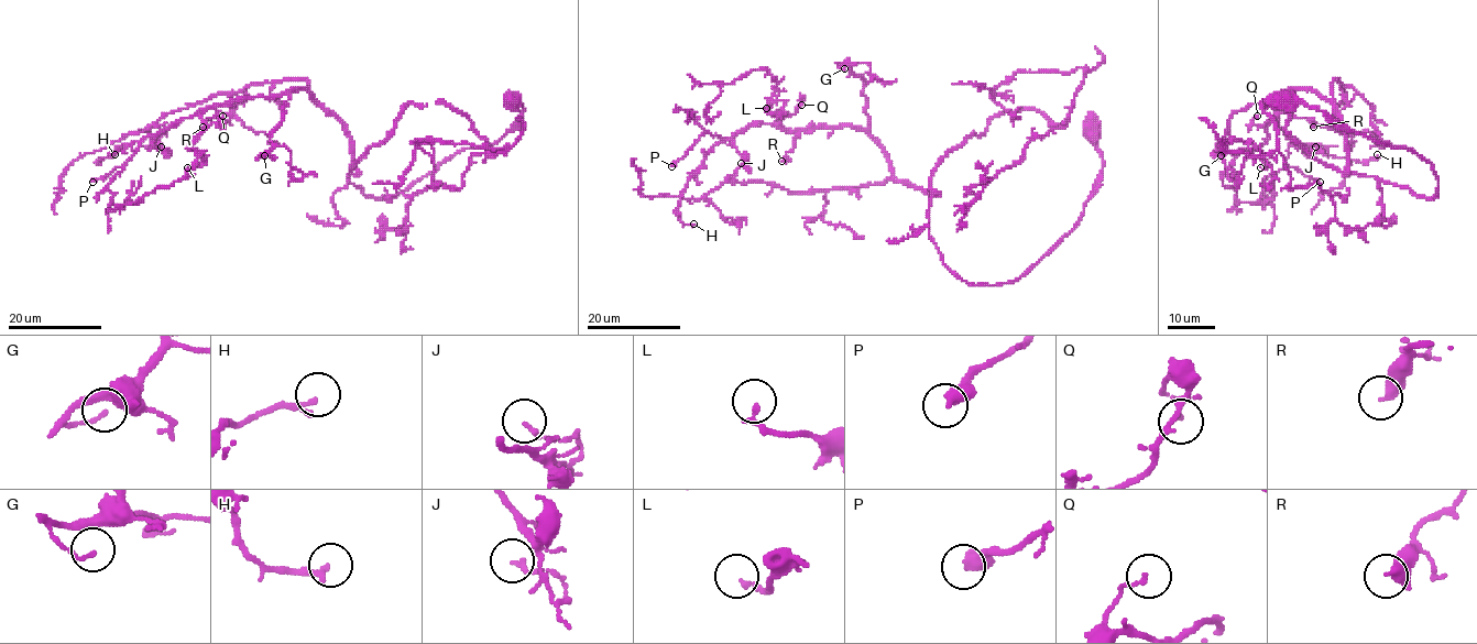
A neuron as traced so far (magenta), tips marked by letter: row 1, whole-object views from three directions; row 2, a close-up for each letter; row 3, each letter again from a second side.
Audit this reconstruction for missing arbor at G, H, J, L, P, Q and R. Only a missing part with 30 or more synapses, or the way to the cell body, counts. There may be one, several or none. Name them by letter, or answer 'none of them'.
none of them

